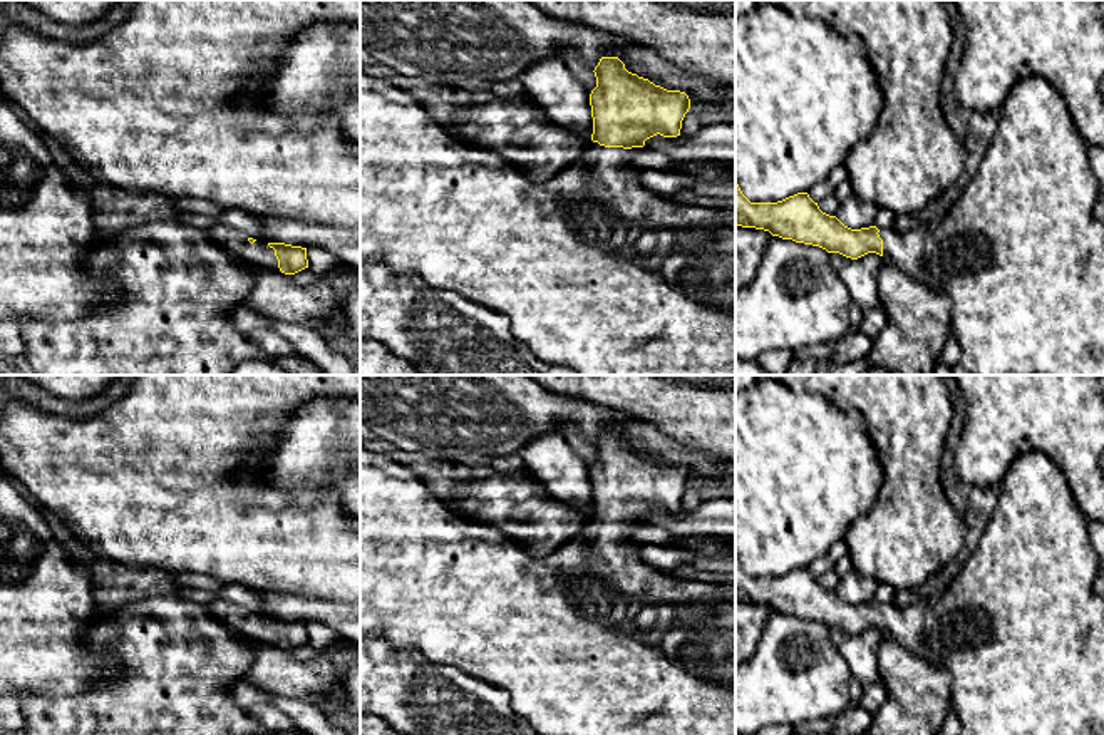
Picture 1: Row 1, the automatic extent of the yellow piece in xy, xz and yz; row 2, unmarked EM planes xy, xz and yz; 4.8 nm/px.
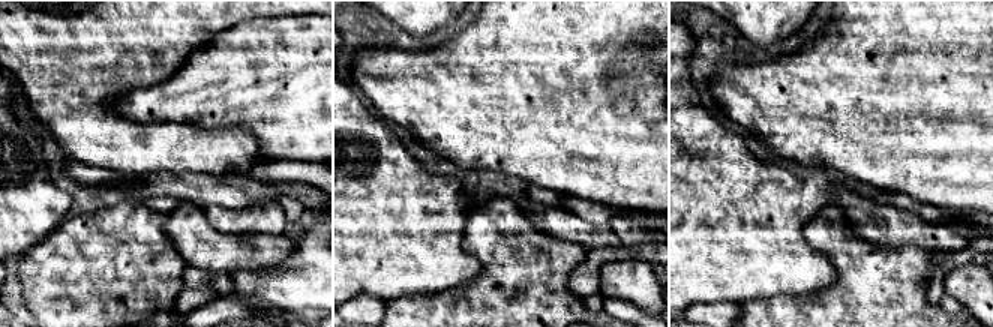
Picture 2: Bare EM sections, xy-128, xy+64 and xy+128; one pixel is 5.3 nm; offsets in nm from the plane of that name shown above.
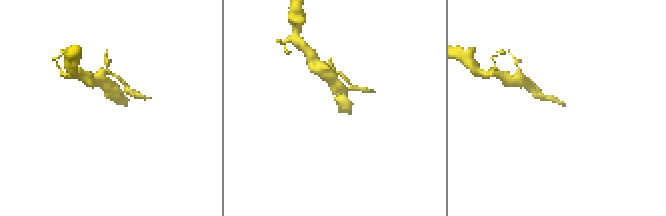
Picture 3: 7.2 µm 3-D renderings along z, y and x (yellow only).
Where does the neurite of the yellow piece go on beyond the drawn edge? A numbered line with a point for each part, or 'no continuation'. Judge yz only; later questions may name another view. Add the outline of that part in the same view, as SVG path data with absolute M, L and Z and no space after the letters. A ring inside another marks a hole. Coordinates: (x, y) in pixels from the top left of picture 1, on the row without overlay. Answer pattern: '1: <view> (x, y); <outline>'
1: yz (1021, 630); M1042 452L1020 454L1003 477L1002 491L997 494L997 504L983 536L945 589L928 599L918 598L906 608L893 603L880 604L885 636L950 673L952 708L960 720L960 735L1104 735L1104 594L1094 591L1101 566L1087 537L1087 522L1057 465Z

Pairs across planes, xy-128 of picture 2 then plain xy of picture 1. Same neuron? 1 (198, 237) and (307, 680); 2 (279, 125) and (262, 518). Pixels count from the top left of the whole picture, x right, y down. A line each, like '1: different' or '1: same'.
1: same
2: different

